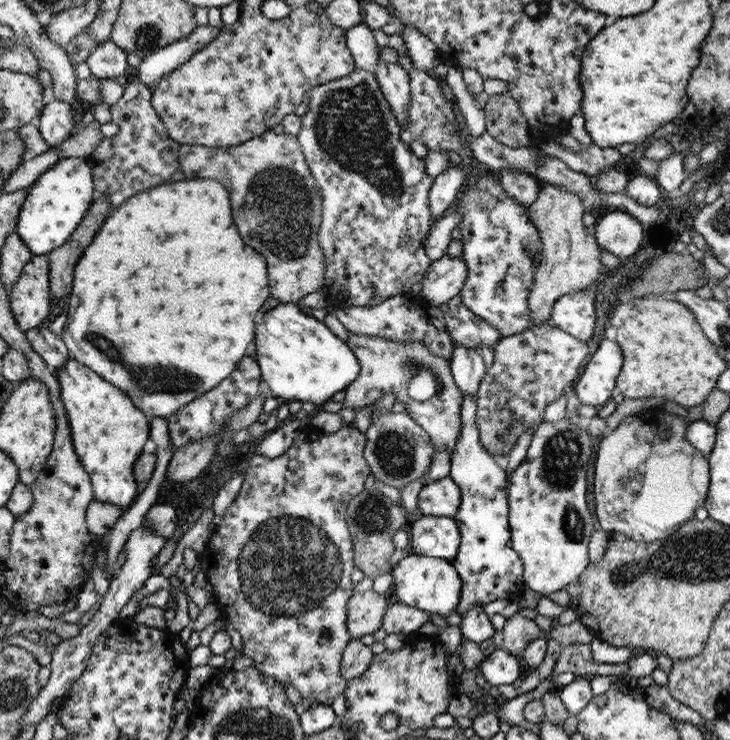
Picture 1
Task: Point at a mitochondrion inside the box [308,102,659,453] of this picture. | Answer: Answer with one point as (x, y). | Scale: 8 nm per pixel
(429, 384)

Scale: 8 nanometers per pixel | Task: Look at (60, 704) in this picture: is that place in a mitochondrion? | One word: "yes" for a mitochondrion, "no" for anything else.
no

